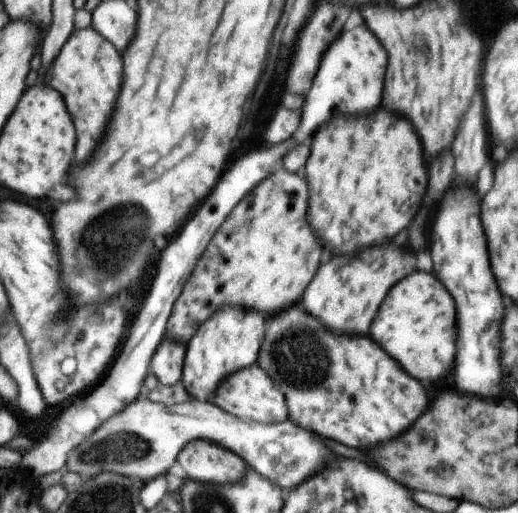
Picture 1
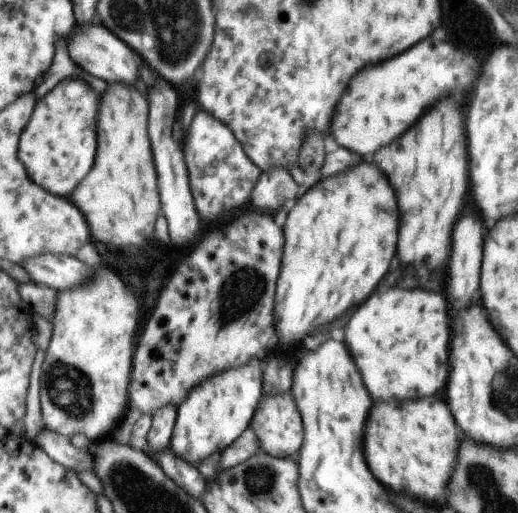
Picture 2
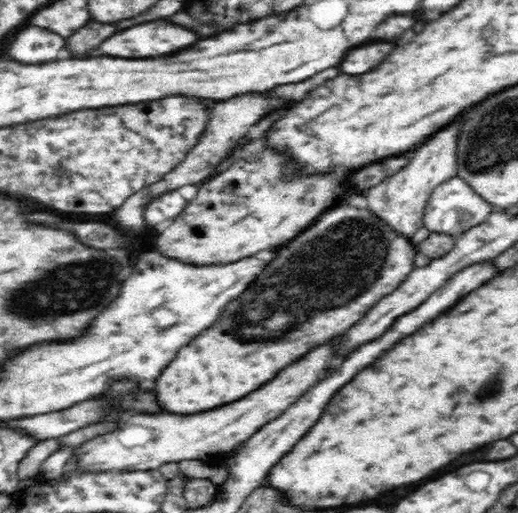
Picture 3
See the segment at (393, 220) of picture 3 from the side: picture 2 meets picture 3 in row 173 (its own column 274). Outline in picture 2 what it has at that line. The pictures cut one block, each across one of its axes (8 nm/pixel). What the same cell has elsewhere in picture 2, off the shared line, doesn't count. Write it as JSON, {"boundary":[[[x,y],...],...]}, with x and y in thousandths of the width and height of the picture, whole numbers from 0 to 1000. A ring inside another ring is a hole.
{"boundary":[[[512,768],[486,823],[508,877],[531,891],[569,893],[583,869],[583,815],[556,768]]]}

